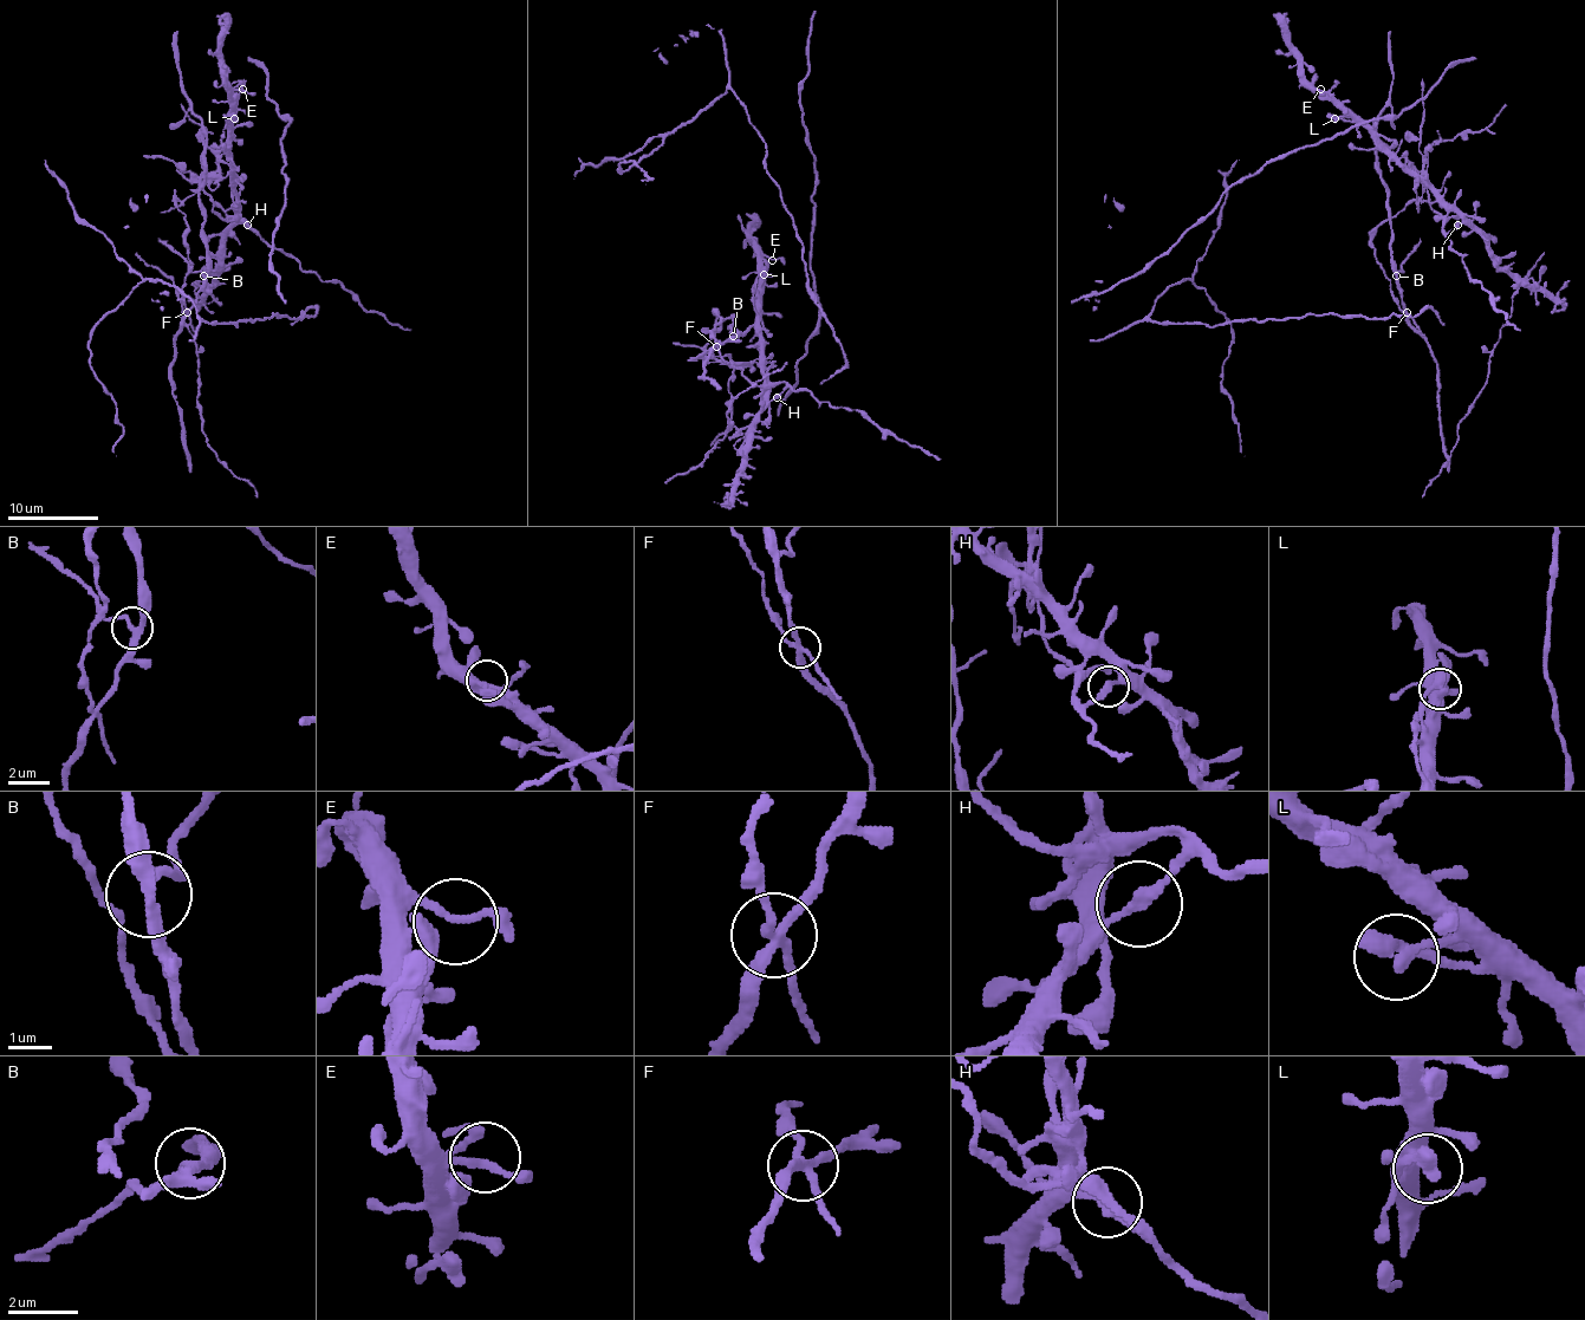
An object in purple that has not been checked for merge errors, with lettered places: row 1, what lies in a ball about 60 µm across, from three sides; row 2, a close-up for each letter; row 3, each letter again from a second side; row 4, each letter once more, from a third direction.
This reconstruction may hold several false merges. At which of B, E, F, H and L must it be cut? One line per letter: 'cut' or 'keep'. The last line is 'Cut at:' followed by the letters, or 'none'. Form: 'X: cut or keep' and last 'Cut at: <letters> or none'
B: cut
E: keep
F: cut
H: cut
L: keep
Cut at: B, F, H

